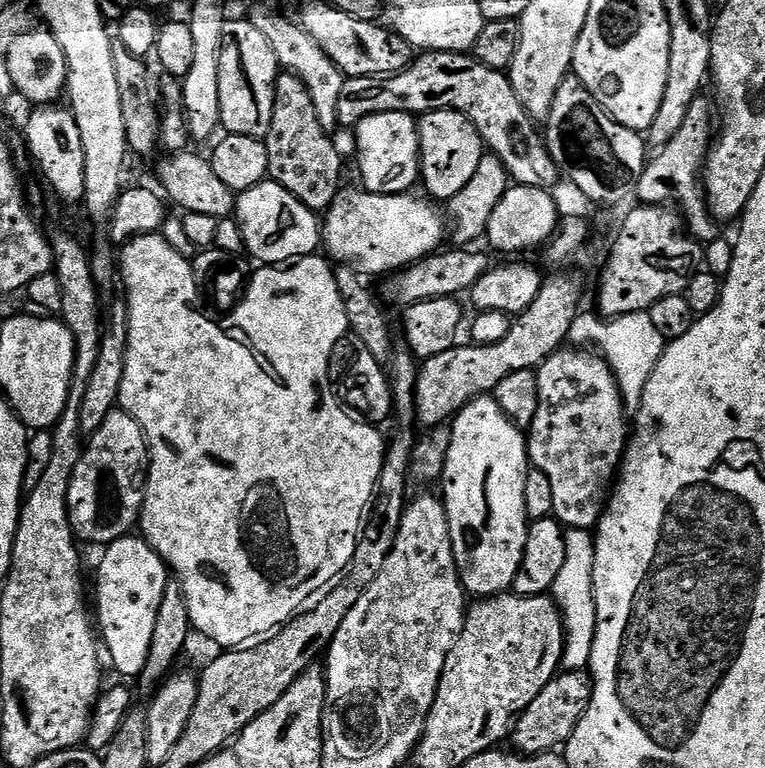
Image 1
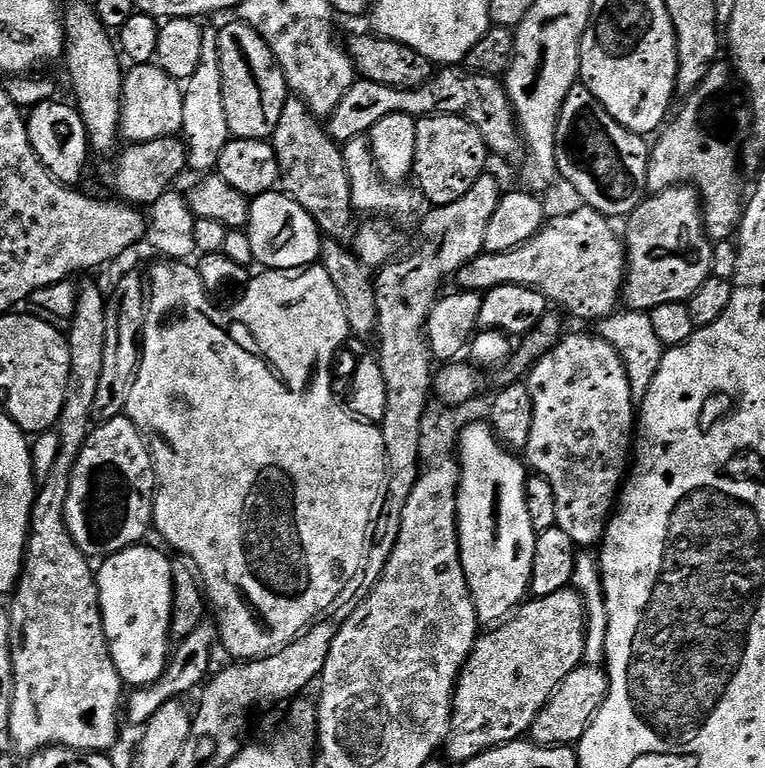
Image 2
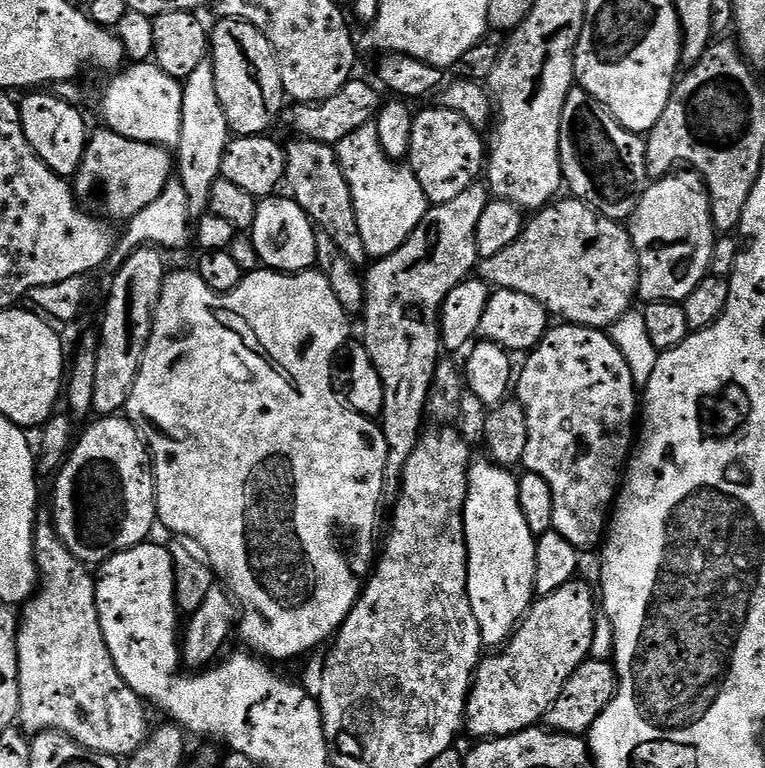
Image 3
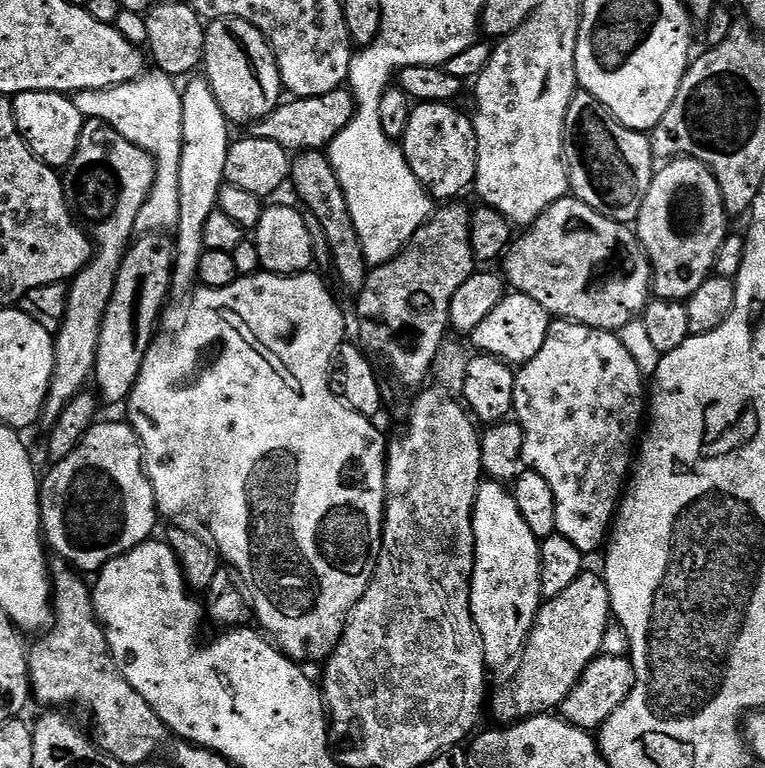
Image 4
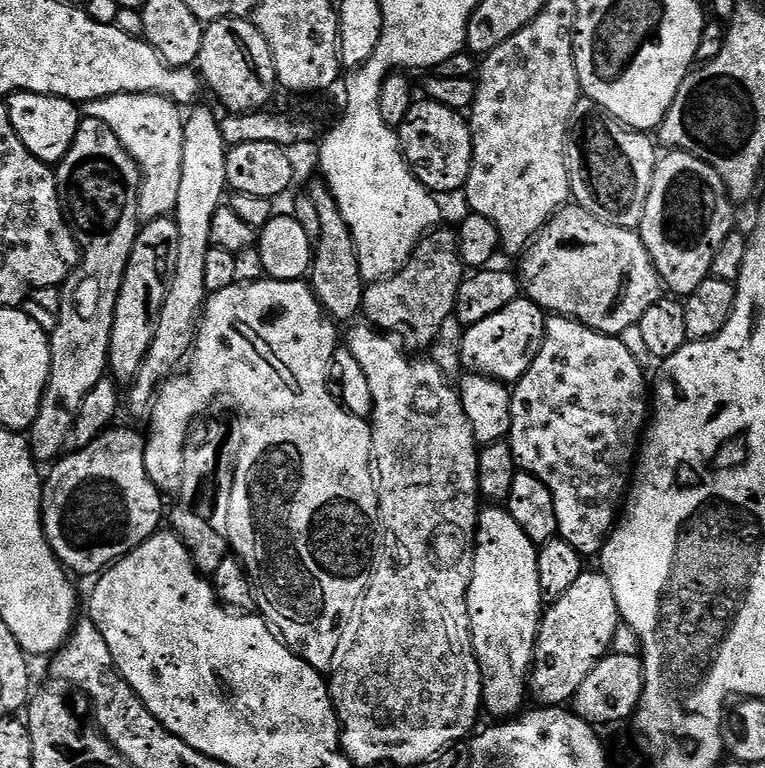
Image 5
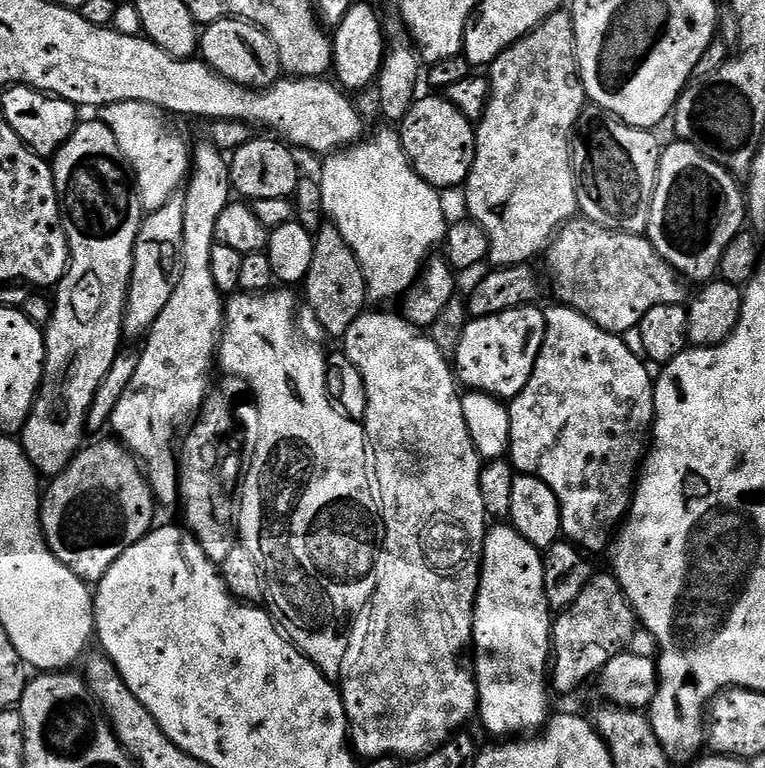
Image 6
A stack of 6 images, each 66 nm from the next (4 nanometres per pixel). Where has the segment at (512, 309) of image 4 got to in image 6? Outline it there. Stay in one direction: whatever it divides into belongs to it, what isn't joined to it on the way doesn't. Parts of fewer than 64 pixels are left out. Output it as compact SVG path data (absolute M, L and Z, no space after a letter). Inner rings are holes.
M525 306L506 310L493 316L477 316L469 319L465 326L461 341L454 357L454 375L465 389L473 392L485 392L497 396L499 400L511 402L530 382L530 374L534 370L534 362L538 358L540 348L544 344L546 334L545 309L540 306Z

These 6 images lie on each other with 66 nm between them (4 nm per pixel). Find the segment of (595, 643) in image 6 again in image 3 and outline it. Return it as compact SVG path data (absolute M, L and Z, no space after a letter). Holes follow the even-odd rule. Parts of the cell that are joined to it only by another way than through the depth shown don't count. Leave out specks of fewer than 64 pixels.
M577 578L566 586L554 590L549 596L539 597L529 608L508 643L492 656L485 655L477 664L472 677L472 689L468 692L468 701L464 707L464 728L477 741L490 740L498 736L513 736L527 728L537 727L547 717L550 706L562 694L562 686L578 670L578 666L589 659L598 611L598 596L583 578Z

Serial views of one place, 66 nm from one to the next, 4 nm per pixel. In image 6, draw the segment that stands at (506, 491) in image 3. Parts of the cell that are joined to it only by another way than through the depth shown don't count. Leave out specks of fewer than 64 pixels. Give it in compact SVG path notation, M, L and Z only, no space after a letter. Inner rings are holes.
M500 522L489 527L488 535L484 537L484 556L480 560L480 585L476 595L476 609L472 615L472 648L474 649L474 671L476 674L476 703L478 705L478 720L484 723L486 731L492 738L516 738L521 734L532 734L543 729L550 719L548 712L548 692L550 693L550 653L552 650L553 609L548 606L546 590L544 589L544 557L541 549L536 548L522 534L518 534L511 523Z

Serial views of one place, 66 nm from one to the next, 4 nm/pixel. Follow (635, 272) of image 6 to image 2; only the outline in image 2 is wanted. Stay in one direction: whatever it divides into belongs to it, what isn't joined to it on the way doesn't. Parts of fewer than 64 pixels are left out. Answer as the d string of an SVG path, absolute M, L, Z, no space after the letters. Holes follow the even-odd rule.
M579 206L573 212L564 212L561 216L545 219L544 224L522 246L505 252L481 252L473 260L457 269L454 282L457 289L483 294L502 284L517 284L533 288L540 292L545 301L565 308L572 316L580 320L599 322L617 311L618 299L622 292L626 275L626 249L618 232L611 228L609 217L587 206Z

